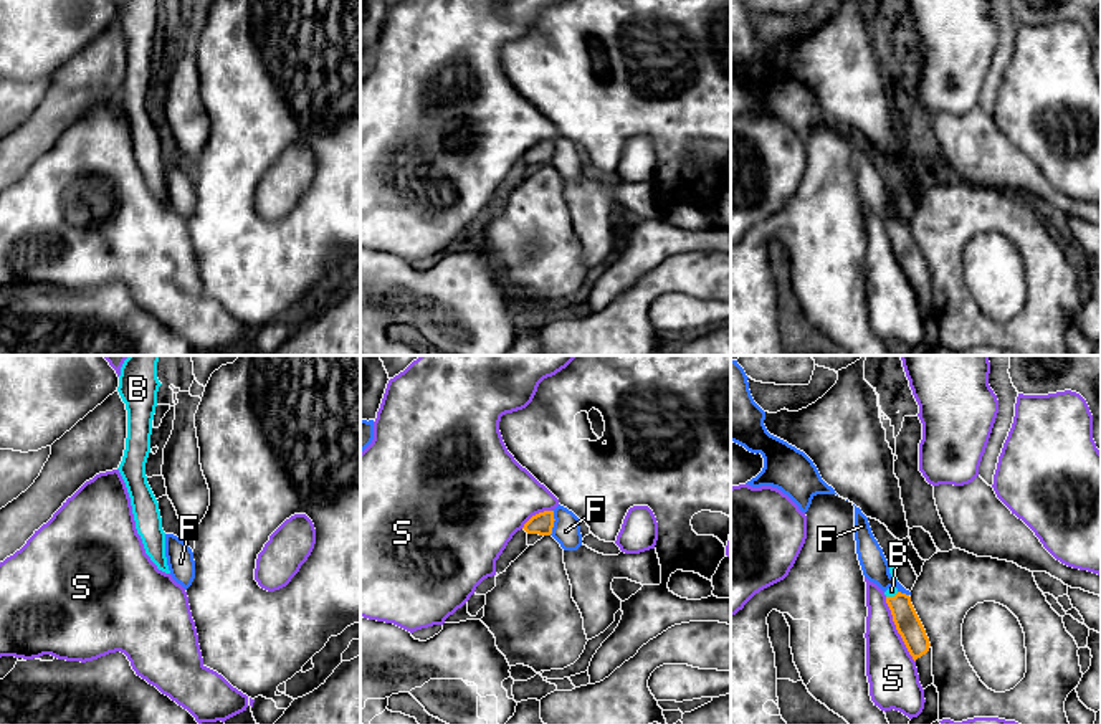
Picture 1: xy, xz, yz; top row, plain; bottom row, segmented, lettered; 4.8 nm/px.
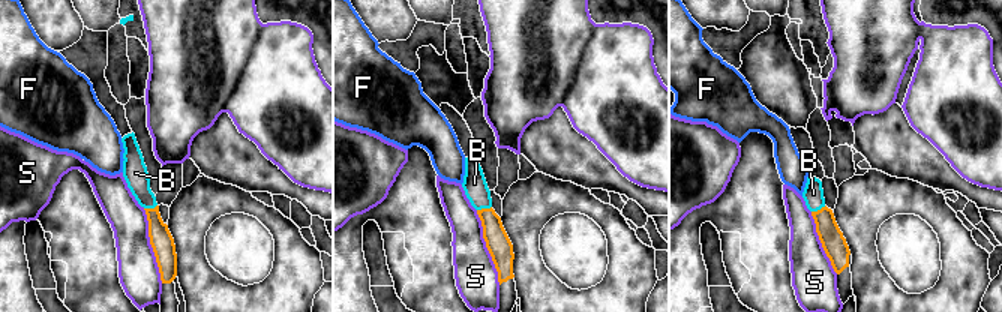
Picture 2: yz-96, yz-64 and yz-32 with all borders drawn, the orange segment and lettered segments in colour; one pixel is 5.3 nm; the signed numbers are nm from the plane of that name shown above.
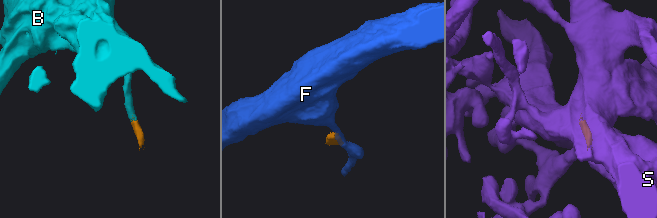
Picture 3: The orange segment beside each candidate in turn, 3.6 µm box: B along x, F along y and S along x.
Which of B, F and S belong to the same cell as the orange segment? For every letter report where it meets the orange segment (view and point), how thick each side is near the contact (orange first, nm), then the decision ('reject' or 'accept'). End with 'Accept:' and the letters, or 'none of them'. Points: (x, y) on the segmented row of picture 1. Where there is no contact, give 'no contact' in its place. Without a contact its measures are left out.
B: contact yz (891, 597); calibres 120 and 50 nm; accept
F: contact xz (552, 523); calibres 110 and 140 nm; reject
S: contact yz (896, 628); calibres 120 and 240 nm; reject
Accept: B

